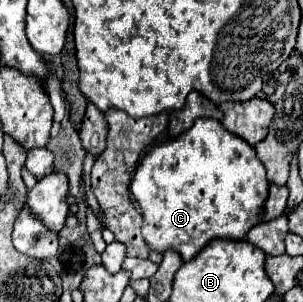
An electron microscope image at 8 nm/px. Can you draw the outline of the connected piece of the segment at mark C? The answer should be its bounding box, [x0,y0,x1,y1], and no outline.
[130,119,268,261]

